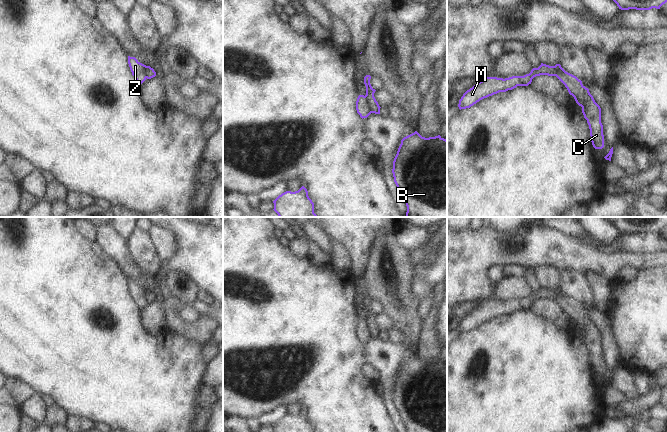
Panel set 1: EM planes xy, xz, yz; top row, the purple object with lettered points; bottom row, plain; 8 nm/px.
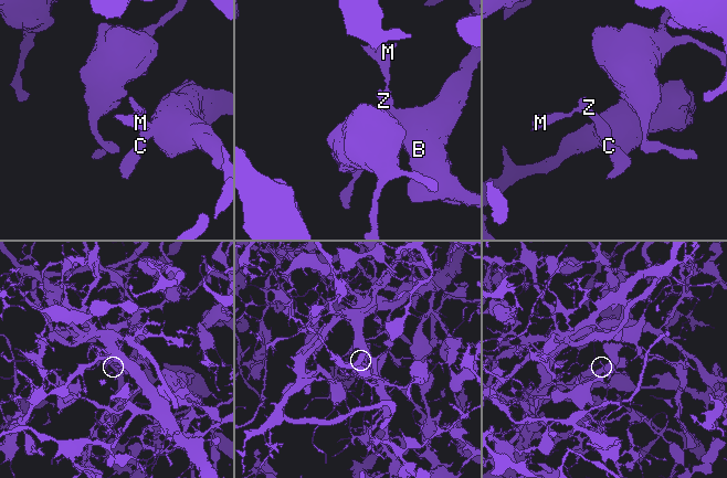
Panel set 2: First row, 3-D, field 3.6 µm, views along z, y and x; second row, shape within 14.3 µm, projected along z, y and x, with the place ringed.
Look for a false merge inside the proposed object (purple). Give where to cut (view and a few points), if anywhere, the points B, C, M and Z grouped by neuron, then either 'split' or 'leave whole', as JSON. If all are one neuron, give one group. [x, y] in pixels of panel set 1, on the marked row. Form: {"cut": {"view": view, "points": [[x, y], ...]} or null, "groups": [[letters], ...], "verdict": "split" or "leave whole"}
{"cut": {"view": "xz", "points": [[365, 95], [368, 101], [368, 109], [371, 112]]}, "groups": [["B", "C", "Z"], ["M"]], "verdict": "split"}

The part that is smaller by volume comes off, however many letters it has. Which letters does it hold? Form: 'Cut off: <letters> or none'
Cut off: M

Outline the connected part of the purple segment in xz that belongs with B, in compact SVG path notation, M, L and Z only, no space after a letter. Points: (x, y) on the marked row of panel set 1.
M417 131L404 137L398 148L397 154L393 161L392 169L394 182L401 193L402 198L406 202L407 212L406 217L447 217L447 140L440 135L435 137L422 137Z

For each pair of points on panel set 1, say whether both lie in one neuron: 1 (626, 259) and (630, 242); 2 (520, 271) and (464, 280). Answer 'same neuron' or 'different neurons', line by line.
1: different neurons
2: different neurons

